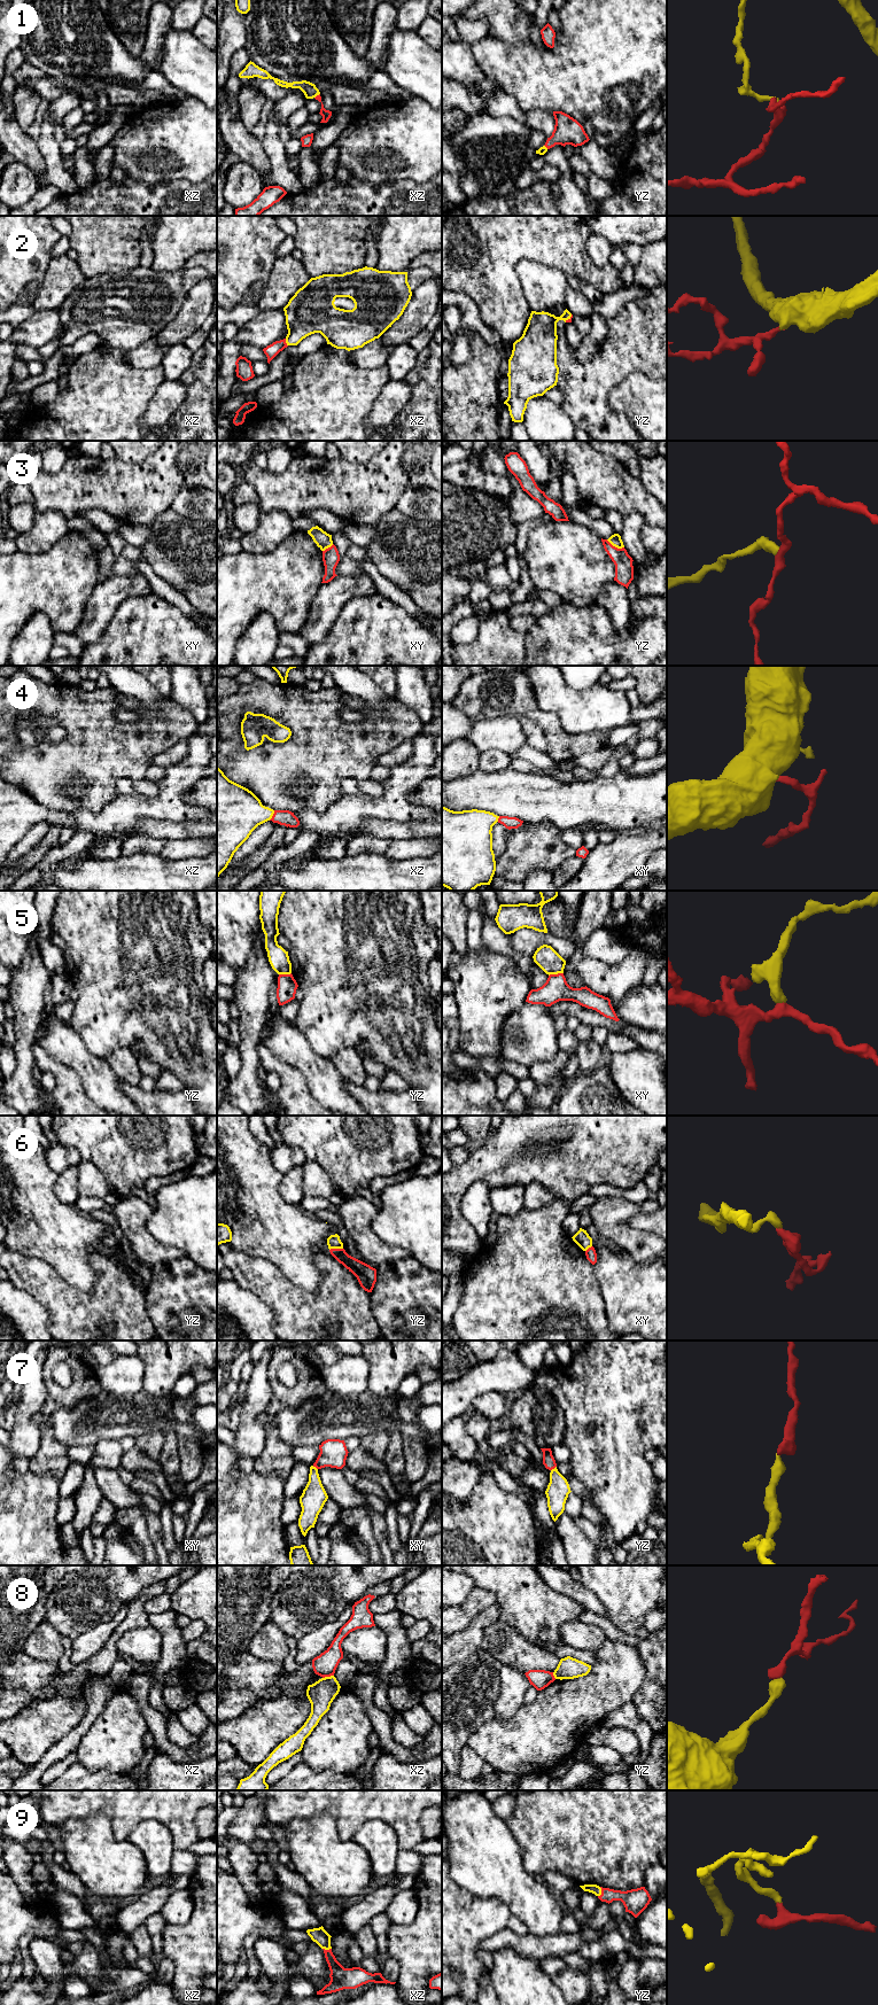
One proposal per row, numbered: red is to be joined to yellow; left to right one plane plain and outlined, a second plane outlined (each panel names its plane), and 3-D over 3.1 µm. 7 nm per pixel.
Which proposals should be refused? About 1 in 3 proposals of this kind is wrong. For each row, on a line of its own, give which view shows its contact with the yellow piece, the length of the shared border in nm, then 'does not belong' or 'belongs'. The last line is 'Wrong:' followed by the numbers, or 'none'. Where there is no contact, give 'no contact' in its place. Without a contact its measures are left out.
1: meets yellow in xz; contact 50 nm long; belongs
2: meets yellow in xz; contact 60 nm long; belongs
3: meets yellow in yz; contact 140 nm long; does not belong
4: meets yellow in xz; contact 80 nm long; belongs
5: meets yellow in xy; contact 110 nm long; does not belong
6: meets yellow in yz; contact 100 nm long; does not belong
7: meets yellow in yz; contact 50 nm long; belongs
8: meets yellow in xz; contact 80 nm long; does not belong
9: meets yellow in yz; contact 70 nm long; belongs
Wrong: 3, 5, 6, 8

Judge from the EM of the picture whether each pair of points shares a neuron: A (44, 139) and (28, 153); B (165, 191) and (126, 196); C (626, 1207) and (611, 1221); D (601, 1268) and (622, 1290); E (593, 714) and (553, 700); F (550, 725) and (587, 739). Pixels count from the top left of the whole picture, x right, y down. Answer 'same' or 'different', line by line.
A: different
B: same
C: same
D: same
E: same
F: same

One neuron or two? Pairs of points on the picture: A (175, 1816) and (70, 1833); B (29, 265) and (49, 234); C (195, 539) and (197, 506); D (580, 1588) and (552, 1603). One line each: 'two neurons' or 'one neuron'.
A: two neurons
B: one neuron
C: two neurons
D: two neurons

